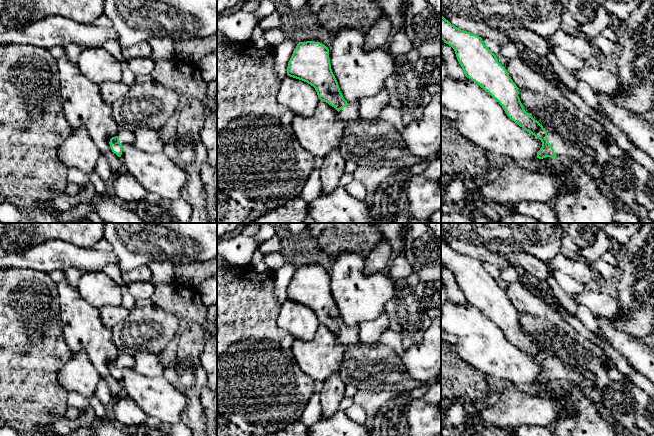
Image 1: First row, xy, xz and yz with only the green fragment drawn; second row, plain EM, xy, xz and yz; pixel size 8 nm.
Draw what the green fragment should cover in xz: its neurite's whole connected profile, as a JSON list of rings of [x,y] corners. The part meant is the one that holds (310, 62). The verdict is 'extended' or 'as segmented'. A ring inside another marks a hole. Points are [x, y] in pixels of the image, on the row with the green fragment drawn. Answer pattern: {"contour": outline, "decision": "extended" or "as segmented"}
{"contour": [[[315,41],[299,42],[288,62],[287,75],[313,86],[321,101],[334,107],[341,119],[357,119],[357,105],[348,104],[332,72],[329,49]]], "decision": "extended"}

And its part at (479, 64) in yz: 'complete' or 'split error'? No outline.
split error

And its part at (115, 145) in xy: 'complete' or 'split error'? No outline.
split error

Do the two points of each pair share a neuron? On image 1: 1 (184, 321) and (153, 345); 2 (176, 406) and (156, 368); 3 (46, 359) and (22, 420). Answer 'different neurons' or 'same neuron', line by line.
1: different neurons
2: different neurons
3: same neuron

